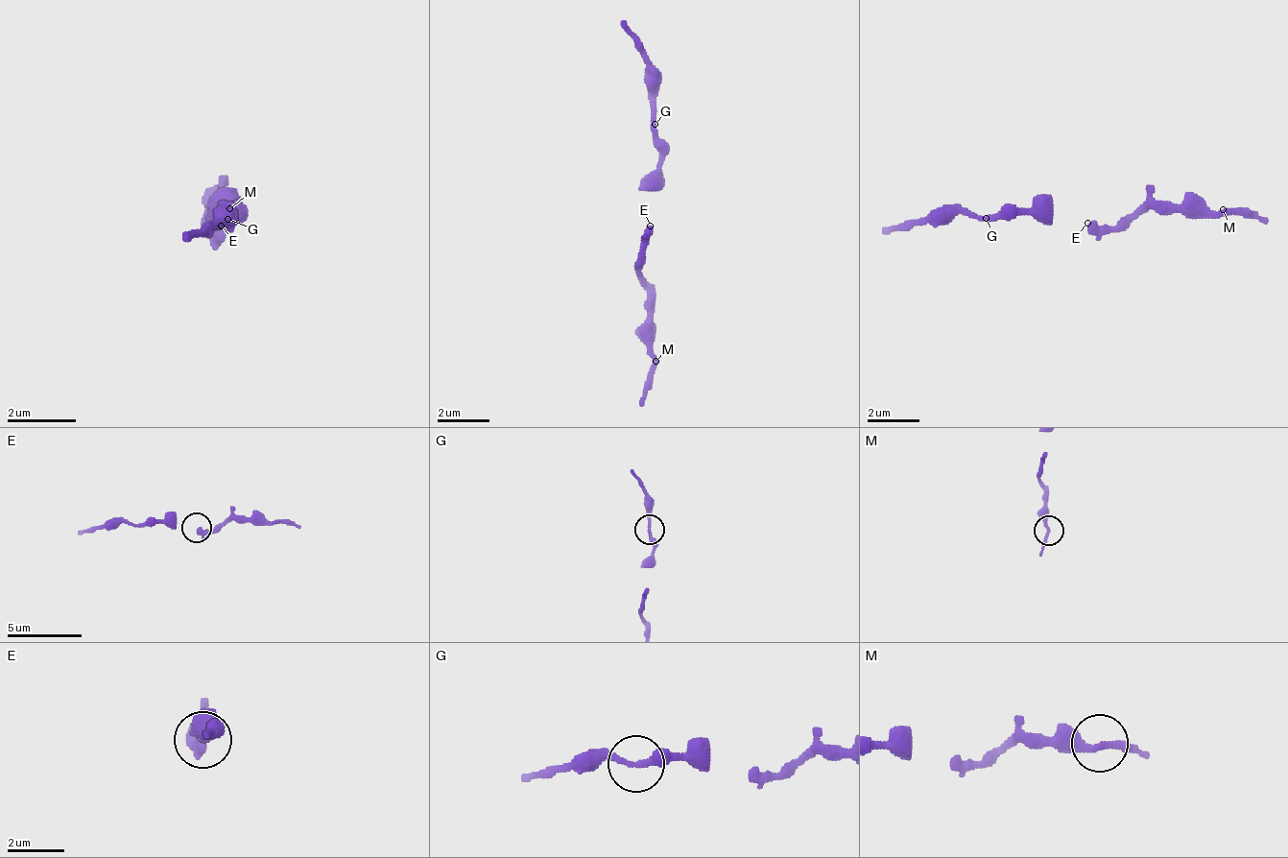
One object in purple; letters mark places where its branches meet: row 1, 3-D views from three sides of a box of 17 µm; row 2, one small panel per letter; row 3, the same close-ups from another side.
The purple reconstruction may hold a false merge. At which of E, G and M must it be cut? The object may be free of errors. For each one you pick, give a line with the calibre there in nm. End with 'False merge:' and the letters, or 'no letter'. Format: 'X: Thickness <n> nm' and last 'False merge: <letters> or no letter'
False merge: no letter

